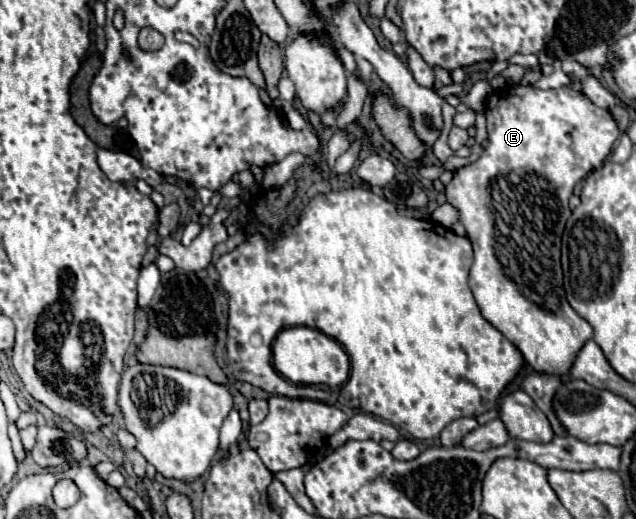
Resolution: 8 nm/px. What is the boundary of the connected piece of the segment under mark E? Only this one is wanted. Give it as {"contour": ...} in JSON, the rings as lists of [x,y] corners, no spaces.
{"contour":[[[516,85],[516,87],[510,87],[502,93],[492,93],[490,99],[488,99],[488,105],[486,105],[486,121],[488,121],[488,147],[486,147],[484,155],[476,163],[468,165],[468,167],[462,167],[462,169],[456,169],[452,181],[444,187],[446,189],[446,199],[460,211],[460,219],[462,219],[462,225],[466,227],[466,235],[470,237],[470,241],[474,245],[474,263],[470,267],[468,285],[472,289],[472,295],[474,295],[484,319],[490,325],[494,325],[506,339],[510,339],[522,351],[526,363],[534,371],[544,371],[544,373],[550,373],[550,375],[556,375],[556,377],[568,377],[578,351],[584,347],[584,343],[588,339],[592,339],[592,333],[594,333],[590,323],[584,321],[576,311],[570,309],[570,303],[566,301],[566,291],[564,291],[564,285],[562,285],[560,245],[562,245],[564,225],[570,217],[568,199],[574,193],[574,187],[580,179],[584,179],[592,169],[602,167],[604,159],[612,151],[614,141],[620,137],[620,129],[618,129],[618,125],[616,125],[616,121],[614,121],[614,117],[610,115],[608,109],[598,111],[598,107],[584,93],[574,91],[572,87],[566,87],[566,85],[560,87],[560,89],[548,89],[548,91],[542,91],[542,89],[536,89],[536,87]]]}

